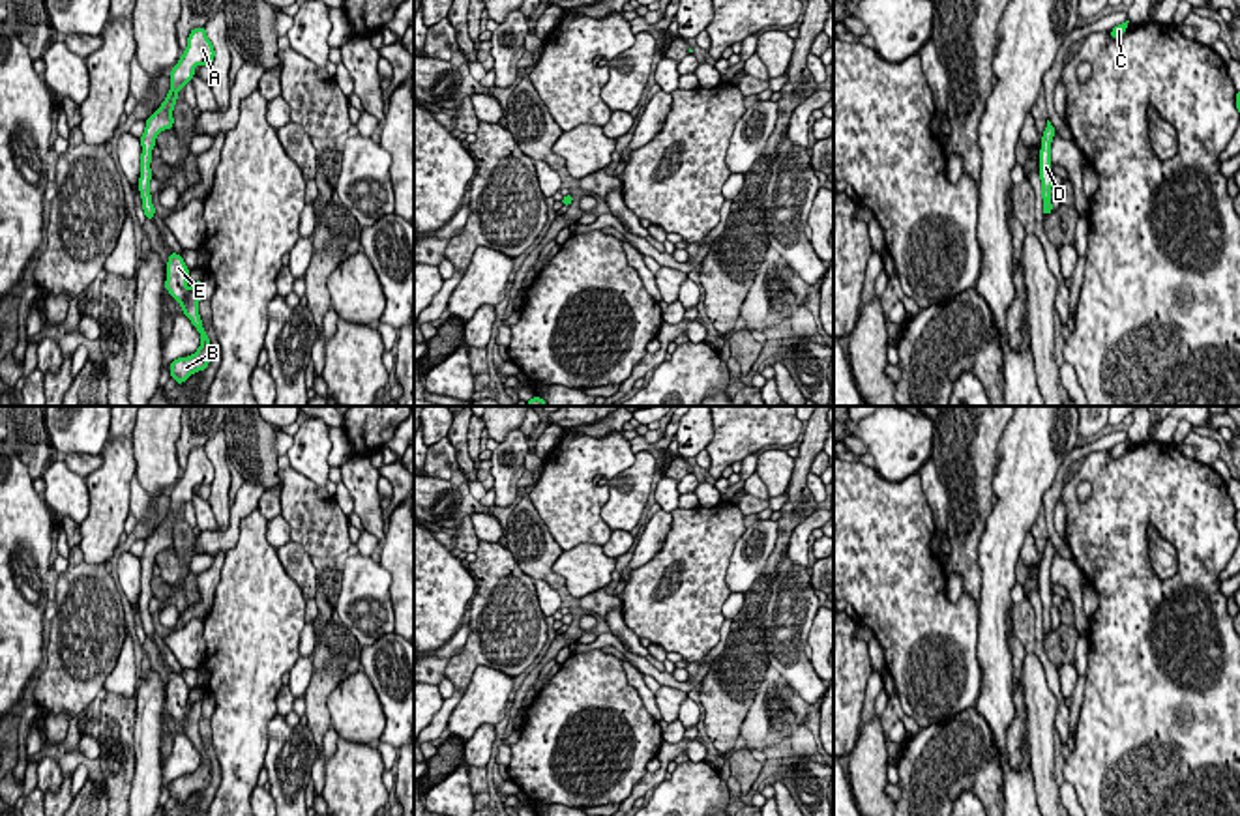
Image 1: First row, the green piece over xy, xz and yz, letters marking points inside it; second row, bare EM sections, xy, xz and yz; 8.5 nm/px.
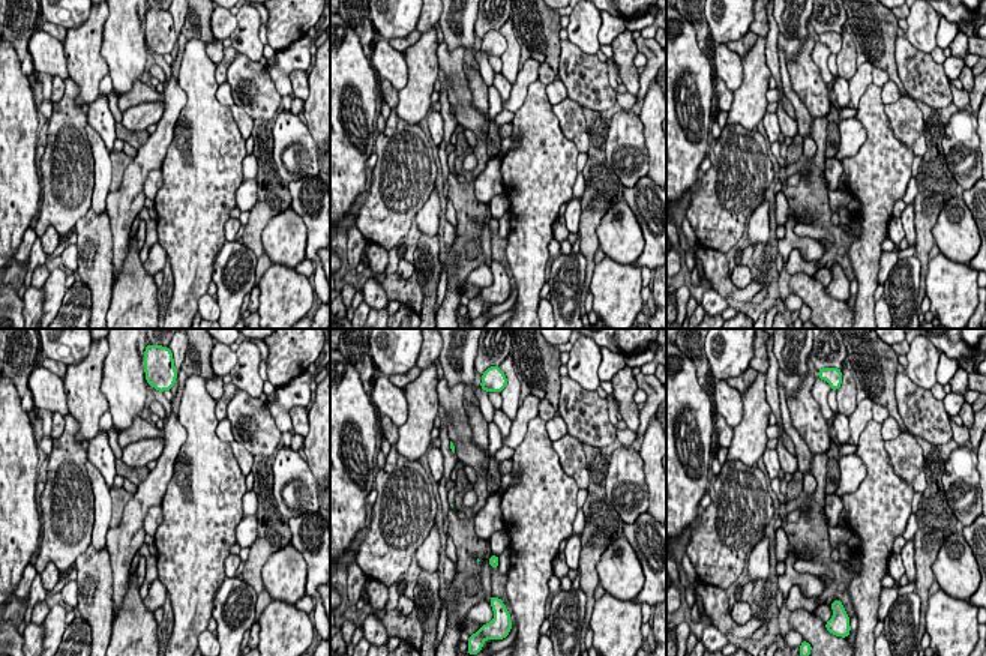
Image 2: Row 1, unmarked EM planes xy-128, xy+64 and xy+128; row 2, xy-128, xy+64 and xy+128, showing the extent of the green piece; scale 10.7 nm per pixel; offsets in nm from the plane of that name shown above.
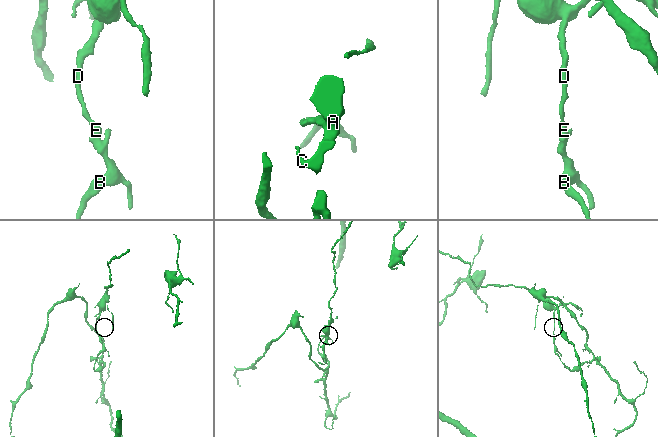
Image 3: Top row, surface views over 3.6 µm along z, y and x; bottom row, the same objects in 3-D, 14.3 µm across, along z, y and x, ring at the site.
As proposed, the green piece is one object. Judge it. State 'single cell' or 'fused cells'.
fused cells

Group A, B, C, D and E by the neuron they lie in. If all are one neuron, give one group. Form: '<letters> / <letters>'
A C D / B E

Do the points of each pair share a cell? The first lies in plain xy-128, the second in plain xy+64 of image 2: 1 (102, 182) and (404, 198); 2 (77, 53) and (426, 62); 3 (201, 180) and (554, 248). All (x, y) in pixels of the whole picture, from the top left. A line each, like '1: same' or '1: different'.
1: different
2: same
3: different

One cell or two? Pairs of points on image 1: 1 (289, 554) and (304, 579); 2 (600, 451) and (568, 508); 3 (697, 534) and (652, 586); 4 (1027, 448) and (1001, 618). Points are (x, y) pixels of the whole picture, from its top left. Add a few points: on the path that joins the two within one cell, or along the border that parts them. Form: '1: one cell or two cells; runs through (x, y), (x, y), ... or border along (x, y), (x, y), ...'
1: one cell; runs through (295, 560), (302, 573)
2: one cell; runs through (587, 465), (568, 483), (568, 495)
3: one cell; runs through (688, 547), (662, 573)
4: one cell; runs through (1019, 491), (1019, 504), (999, 547), (999, 575)

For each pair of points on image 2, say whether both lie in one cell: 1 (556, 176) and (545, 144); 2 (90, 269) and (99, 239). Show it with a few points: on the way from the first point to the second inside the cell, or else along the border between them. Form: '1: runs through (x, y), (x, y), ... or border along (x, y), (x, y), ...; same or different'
1: runs through (548, 168), (545, 165), (545, 152); same
2: runs through (95, 261), (95, 246); same

